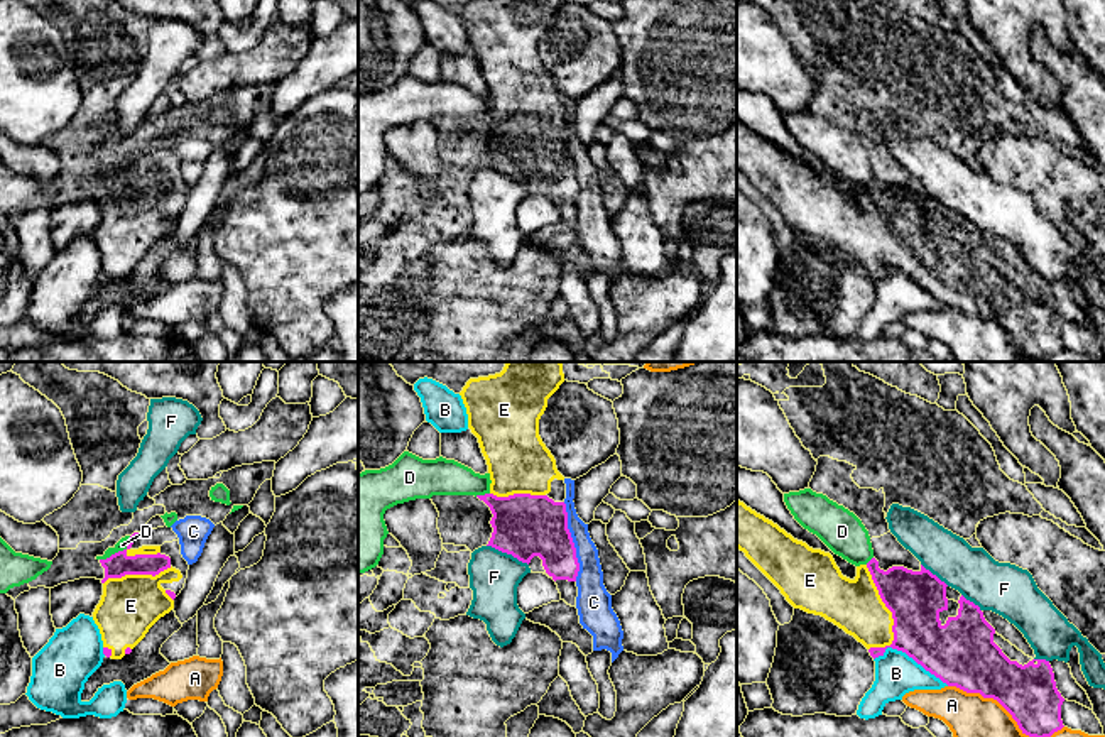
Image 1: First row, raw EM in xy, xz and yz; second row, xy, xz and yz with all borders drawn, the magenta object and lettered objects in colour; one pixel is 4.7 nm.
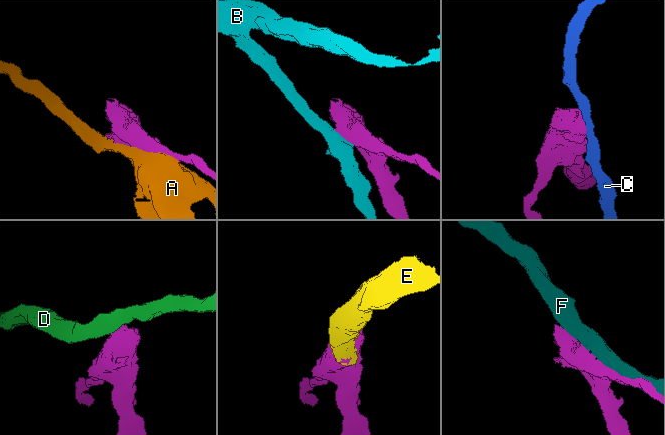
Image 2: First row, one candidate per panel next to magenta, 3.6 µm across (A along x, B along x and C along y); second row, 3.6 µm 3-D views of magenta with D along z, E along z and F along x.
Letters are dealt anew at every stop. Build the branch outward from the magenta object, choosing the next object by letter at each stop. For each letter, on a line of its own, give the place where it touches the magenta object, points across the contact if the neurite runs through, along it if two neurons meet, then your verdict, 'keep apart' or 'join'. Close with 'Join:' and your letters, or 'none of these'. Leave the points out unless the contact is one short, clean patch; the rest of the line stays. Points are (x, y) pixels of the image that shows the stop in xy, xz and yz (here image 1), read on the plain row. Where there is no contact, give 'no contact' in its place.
A: meets magenta in yz at (1007, 332); keep apart
B: meets magenta in yz at (911, 278); keep apart
C: meets magenta in xz at (571, 163); border along xz (563, 124), (566, 149), (578, 185), (576, 201); keep apart
D: meets magenta in xy at (119, 173); border along xy (130, 158), (130, 163), (122, 171), (100, 181); keep apart
E: meets magenta in yz at (886, 227); join
F: meets magenta in xz at (507, 174); keep apart
Join: E

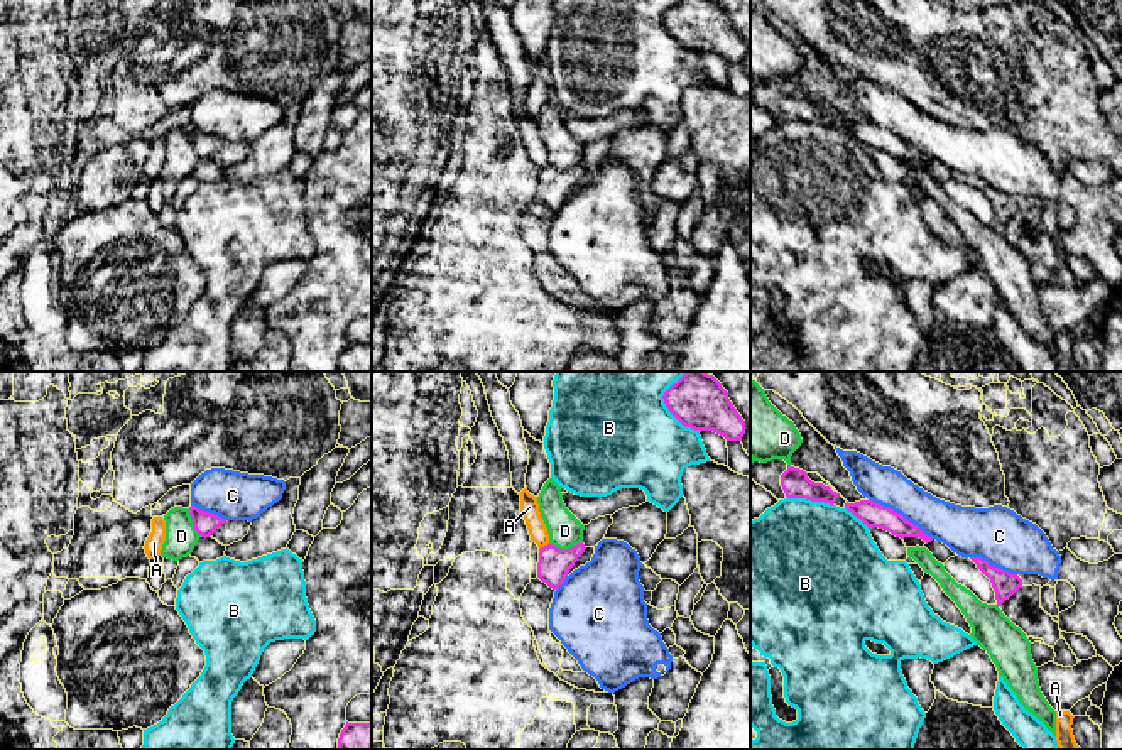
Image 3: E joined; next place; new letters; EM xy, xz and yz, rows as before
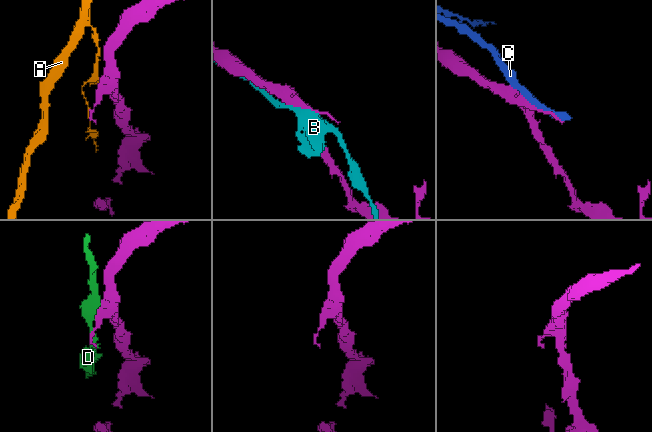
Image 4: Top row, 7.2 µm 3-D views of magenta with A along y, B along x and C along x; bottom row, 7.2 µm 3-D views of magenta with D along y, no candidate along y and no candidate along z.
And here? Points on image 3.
A: meets magenta in xz at (544, 168); border along xz (548, 164), (539, 171); keep apart
B: meets magenta in xz at (669, 32); keep apart
C: meets magenta in yz at (899, 135); keep apart
D: meets magenta in xz at (565, 171); border along xz (582, 163), (568, 169), (550, 166); keep apart
Join: none of these

